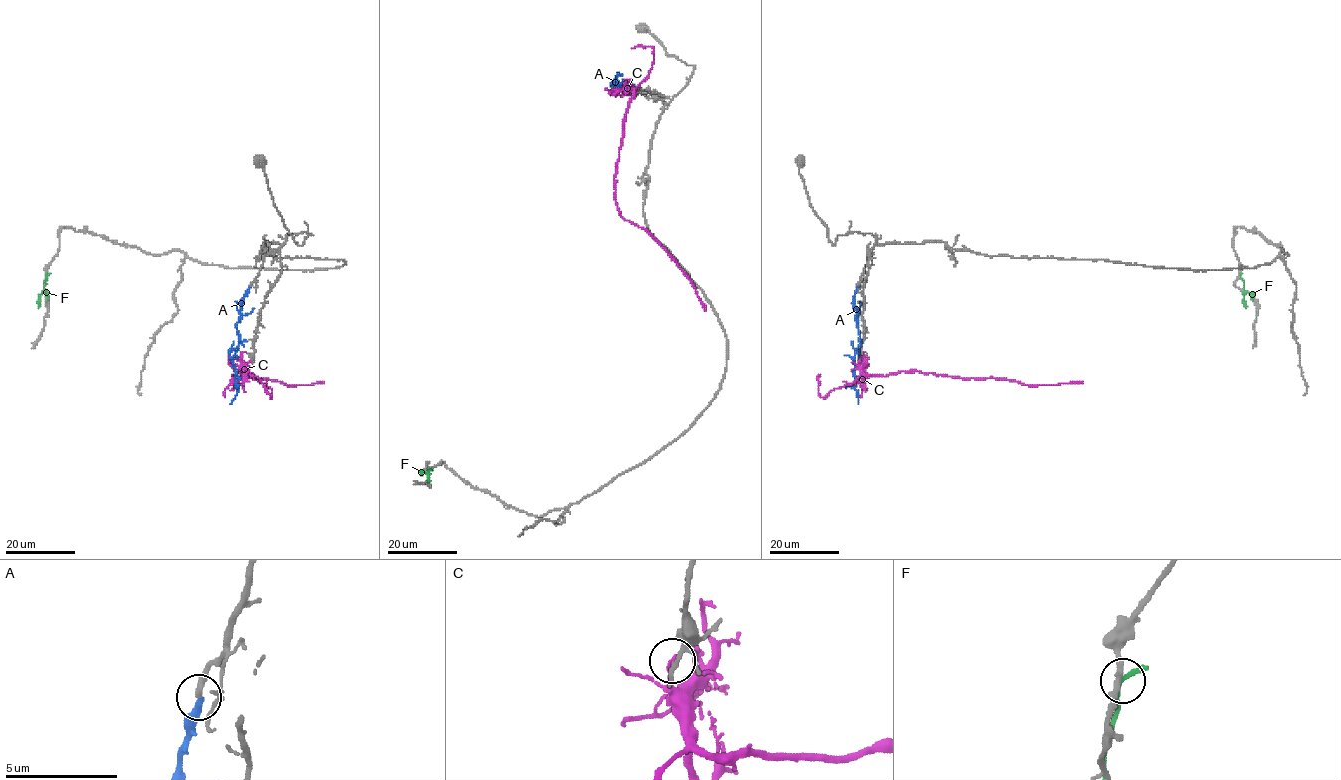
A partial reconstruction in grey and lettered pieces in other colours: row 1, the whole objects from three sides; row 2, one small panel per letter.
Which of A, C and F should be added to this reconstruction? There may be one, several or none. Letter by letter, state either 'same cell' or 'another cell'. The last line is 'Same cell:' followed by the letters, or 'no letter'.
A: same cell
C: another cell
F: another cell
Same cell: A

